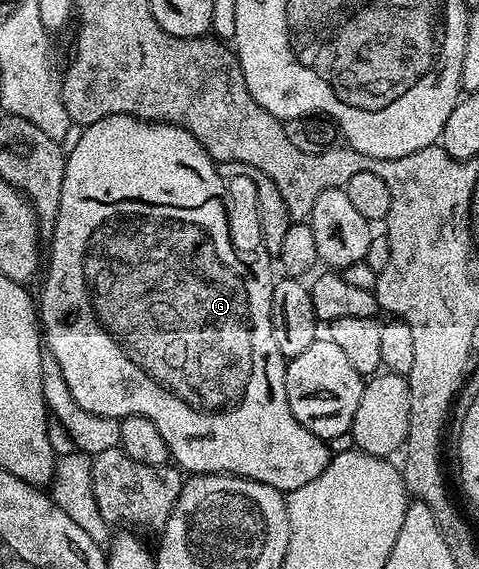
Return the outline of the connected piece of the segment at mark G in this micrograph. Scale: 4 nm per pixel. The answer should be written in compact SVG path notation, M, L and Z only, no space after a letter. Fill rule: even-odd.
M114 114L105 116L93 124L82 127L79 139L75 142L75 147L69 150L66 155L67 167L65 168L65 180L61 184L61 208L57 212L55 221L55 231L49 235L51 242L51 259L46 259L45 274L47 270L47 279L43 282L43 291L37 294L37 313L39 324L44 332L46 342L46 353L51 354L61 364L61 374L65 376L65 384L69 384L69 392L73 392L73 400L85 408L85 412L93 412L102 418L124 419L129 416L145 416L157 424L157 432L161 432L165 444L171 453L170 461L178 466L180 470L188 475L197 474L236 474L249 480L257 480L261 484L269 484L273 488L290 492L301 488L301 484L309 484L309 480L317 480L321 472L331 462L332 451L327 450L328 443L322 438L318 438L309 428L300 424L293 412L289 408L289 400L285 396L285 372L287 371L287 362L284 359L281 348L277 348L277 340L273 337L273 320L271 319L271 301L273 300L273 288L275 287L276 275L271 275L271 262L273 266L272 255L262 249L258 241L247 243L243 242L238 246L235 238L231 235L231 218L227 215L227 186L228 183L219 175L218 165L207 155L207 149L199 143L198 140L189 133L183 126L174 126L172 122L146 122L143 118L125 116L124 114Z

